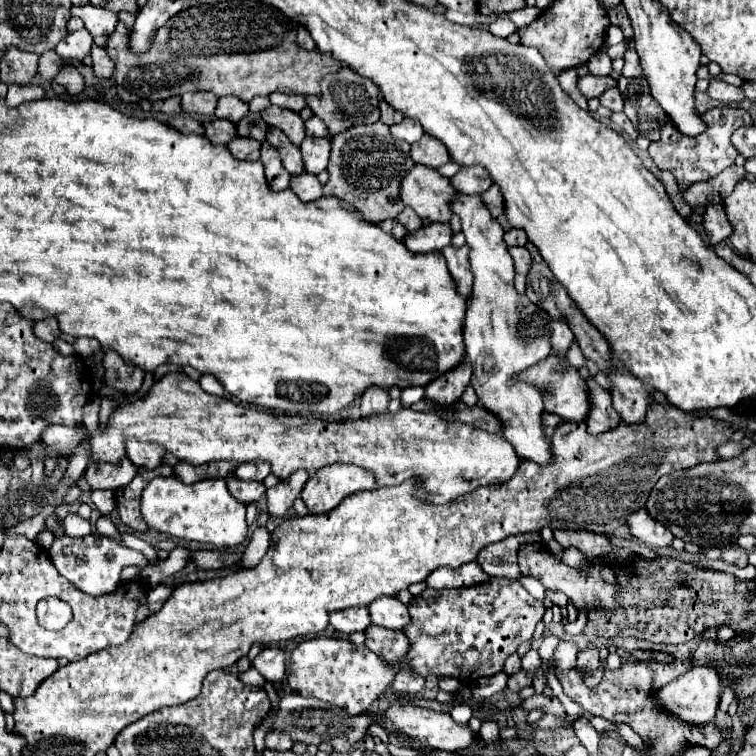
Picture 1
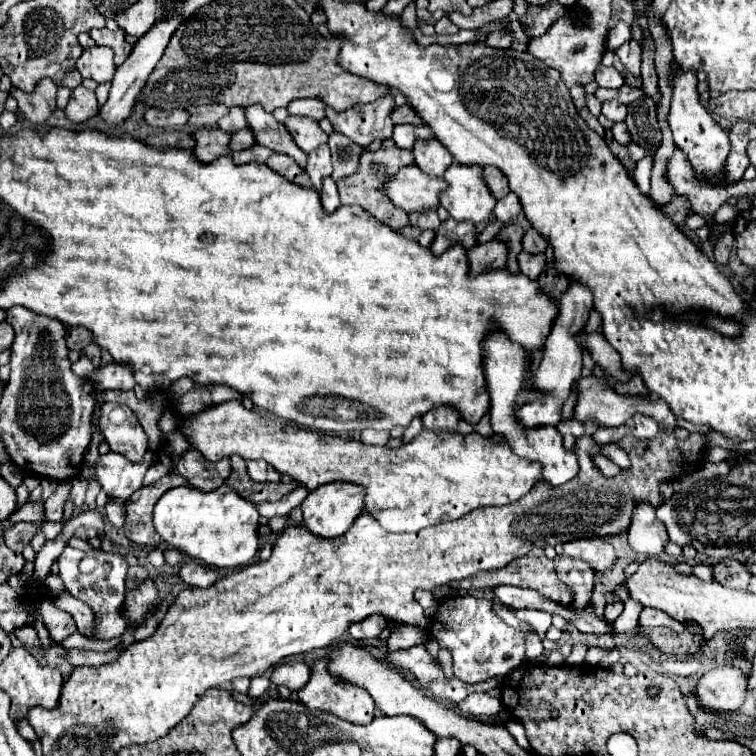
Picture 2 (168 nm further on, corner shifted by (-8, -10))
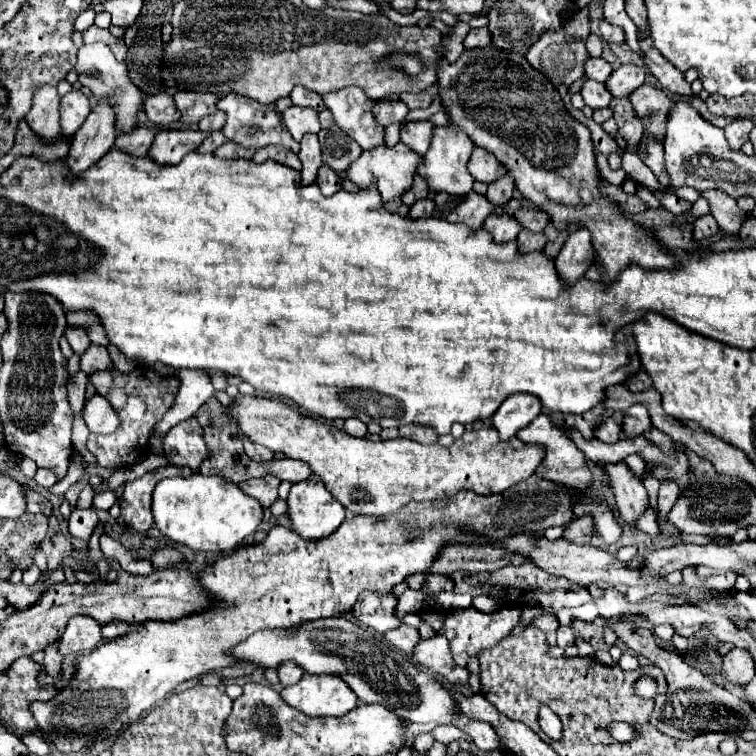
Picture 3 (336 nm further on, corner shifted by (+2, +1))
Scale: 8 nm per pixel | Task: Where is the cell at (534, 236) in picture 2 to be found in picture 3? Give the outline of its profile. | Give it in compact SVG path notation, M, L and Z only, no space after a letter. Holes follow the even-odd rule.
M520 208L514 218L518 220L518 224L530 232L542 232L544 226L548 224L548 214L540 212L538 208Z

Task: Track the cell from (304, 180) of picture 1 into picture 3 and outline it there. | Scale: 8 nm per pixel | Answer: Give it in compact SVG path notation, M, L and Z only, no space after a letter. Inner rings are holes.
M322 166L322 168L318 170L316 184L318 184L318 188L320 188L320 192L322 192L324 196L332 196L332 194L336 194L336 192L342 188L338 174L332 172L332 168L328 168L328 166Z

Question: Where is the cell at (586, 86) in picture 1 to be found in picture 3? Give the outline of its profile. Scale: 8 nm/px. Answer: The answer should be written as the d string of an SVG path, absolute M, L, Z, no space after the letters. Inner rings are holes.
M634 64L628 66L620 66L618 70L614 70L610 74L610 78L606 80L606 88L610 90L612 96L616 98L626 98L630 96L636 88L640 88L640 84L644 84L644 76L646 70L638 68Z

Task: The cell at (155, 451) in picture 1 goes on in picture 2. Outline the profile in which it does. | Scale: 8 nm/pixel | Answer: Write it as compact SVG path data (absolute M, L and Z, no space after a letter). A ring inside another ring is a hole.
M104 403L100 415L100 429L110 445L110 451L124 455L130 461L140 461L148 449L148 439L130 407L118 403Z

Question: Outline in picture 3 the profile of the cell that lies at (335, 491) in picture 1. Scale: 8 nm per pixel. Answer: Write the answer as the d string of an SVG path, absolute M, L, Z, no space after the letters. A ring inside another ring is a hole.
M310 476L304 482L292 484L286 502L288 502L288 516L292 522L292 530L306 540L320 540L324 536L330 536L346 518L346 508L334 498L334 494L326 488L326 484L322 484L318 476Z

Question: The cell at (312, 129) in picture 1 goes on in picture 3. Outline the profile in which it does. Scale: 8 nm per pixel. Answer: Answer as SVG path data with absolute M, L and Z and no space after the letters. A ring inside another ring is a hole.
M336 124L330 126L328 130L320 130L318 138L322 146L324 164L330 166L334 172L350 168L350 164L358 160L362 154L362 148L356 144L356 140L346 136L346 132L342 132Z

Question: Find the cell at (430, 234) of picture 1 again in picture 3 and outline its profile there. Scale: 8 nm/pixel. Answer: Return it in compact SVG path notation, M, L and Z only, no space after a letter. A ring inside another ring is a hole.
M470 192L468 196L464 196L460 200L460 222L464 222L468 228L472 230L480 230L486 216L494 210L492 204L488 204L488 200L476 192Z

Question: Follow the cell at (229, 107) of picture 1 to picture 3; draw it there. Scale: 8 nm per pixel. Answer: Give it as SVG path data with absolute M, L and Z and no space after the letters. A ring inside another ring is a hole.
M218 110L218 112L214 112L214 114L206 116L206 118L202 118L200 124L198 124L198 128L200 128L200 130L208 130L208 132L220 130L220 128L224 126L224 120L226 120L226 114L224 114L222 110Z

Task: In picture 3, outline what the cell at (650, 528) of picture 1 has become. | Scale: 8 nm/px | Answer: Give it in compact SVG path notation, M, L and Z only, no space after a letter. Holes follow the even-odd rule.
M624 462L606 464L604 470L610 474L612 490L616 496L616 508L620 518L628 526L636 526L636 520L648 510L648 492L644 484L630 472Z

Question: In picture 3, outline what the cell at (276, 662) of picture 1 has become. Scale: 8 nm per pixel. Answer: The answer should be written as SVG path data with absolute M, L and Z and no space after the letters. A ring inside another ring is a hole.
M282 662L276 668L276 672L278 672L278 678L280 678L280 684L282 686L296 684L302 678L302 674L304 674L304 670L298 664L292 664L292 662Z

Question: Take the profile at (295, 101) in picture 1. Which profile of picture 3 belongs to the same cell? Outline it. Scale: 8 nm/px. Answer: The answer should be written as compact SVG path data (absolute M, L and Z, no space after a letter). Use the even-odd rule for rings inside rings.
M296 86L296 88L292 90L290 100L292 100L292 104L296 104L296 106L308 106L308 108L314 108L314 110L318 110L318 112L326 108L324 102L322 102L322 98L320 98L320 94L316 94L316 92L312 92L312 90L306 90L306 88L302 88L302 86Z

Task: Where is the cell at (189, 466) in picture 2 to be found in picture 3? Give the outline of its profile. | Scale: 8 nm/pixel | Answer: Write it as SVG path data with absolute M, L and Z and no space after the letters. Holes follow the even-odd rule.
M188 418L170 428L164 438L164 454L174 466L188 466L194 472L200 468L210 452L204 440L204 430L196 418Z

